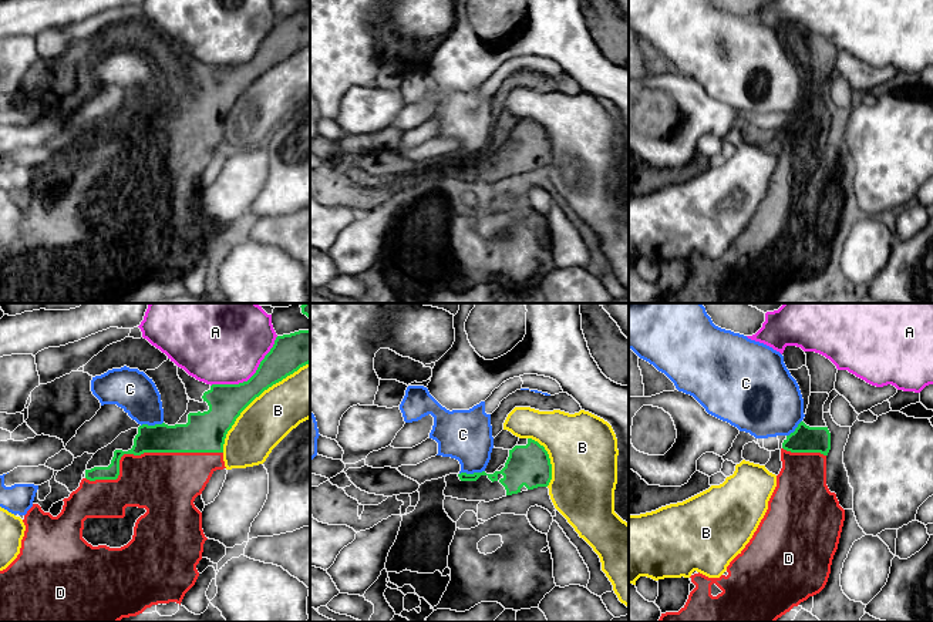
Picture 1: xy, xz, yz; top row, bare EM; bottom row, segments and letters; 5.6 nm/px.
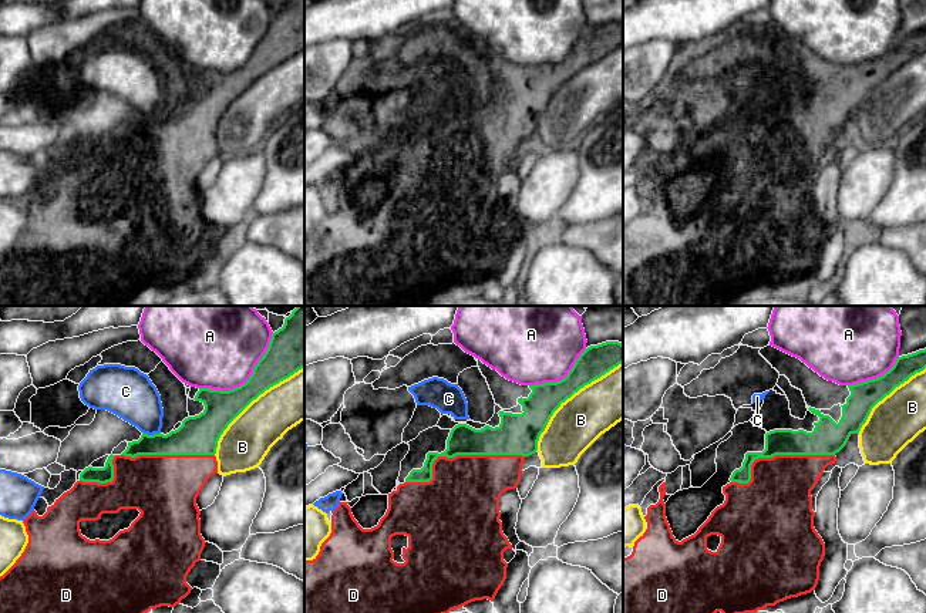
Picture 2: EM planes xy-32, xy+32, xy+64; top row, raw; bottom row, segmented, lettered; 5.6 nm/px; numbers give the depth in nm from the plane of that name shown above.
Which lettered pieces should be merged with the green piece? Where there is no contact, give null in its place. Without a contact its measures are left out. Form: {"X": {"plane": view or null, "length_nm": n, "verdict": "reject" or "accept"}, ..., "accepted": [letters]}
{"A": {"plane": "xy", "length_nm": 480, "verdict": "reject"}, "B": {"plane": "xy", "length_nm": 700, "verdict": "reject"}, "C": {"plane": "xz", "length_nm": 150, "verdict": "reject"}, "D": {"plane": "xy", "length_nm": 800, "verdict": "accept"}, "accepted": ["D"]}

